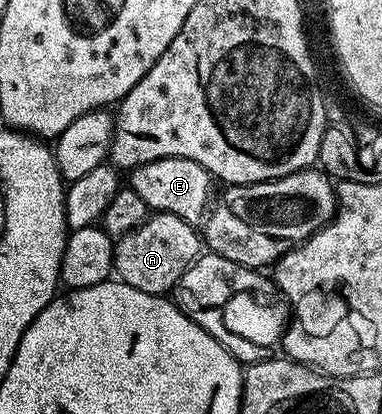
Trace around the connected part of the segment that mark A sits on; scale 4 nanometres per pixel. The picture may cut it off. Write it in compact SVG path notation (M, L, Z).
M151 213L144 224L123 234L114 244L113 273L132 288L149 294L169 295L180 276L195 262L200 253L200 234L180 216Z

